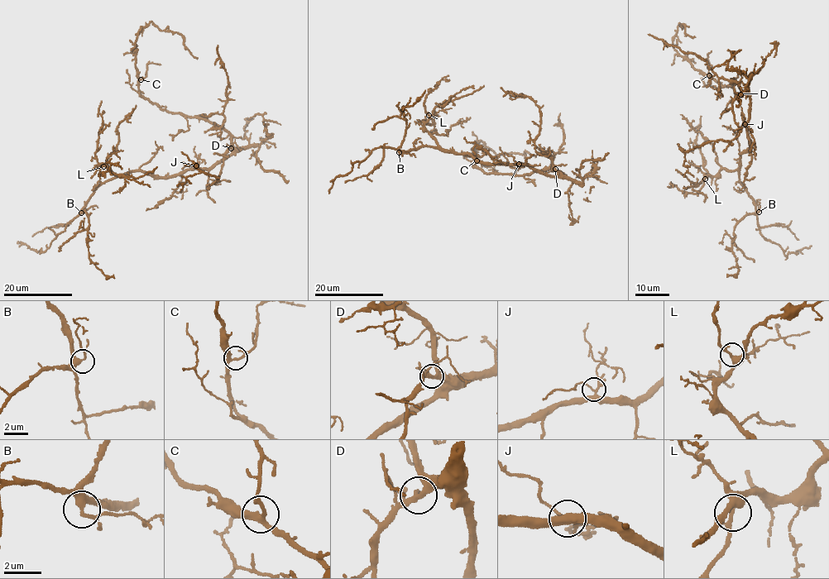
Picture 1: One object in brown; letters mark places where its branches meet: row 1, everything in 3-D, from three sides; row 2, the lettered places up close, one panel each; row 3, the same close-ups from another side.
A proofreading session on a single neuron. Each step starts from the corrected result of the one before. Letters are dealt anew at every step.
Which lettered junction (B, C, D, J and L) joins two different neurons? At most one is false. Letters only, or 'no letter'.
no letter

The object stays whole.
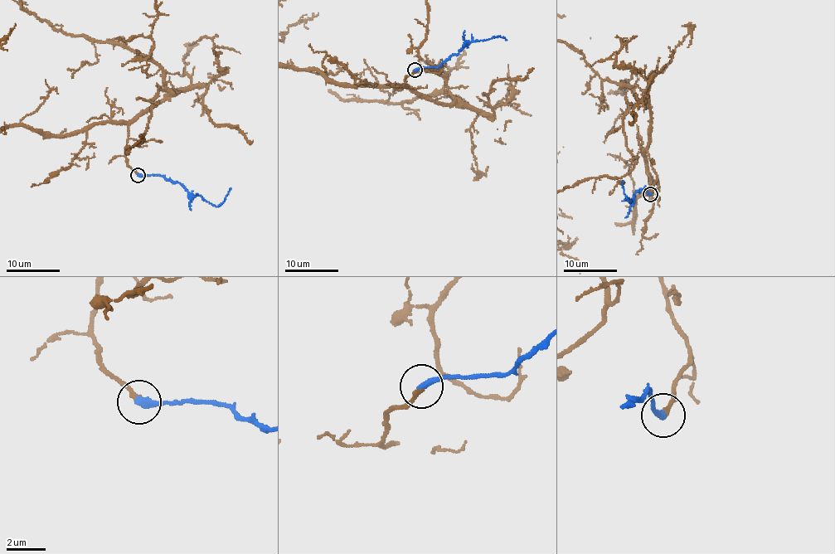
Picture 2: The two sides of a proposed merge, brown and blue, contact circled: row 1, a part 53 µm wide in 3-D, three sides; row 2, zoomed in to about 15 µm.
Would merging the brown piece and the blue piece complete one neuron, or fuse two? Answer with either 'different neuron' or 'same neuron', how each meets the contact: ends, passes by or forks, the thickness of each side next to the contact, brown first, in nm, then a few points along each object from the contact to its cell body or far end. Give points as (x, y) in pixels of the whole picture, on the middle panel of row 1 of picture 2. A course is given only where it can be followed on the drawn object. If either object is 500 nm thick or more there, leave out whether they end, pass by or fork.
same neuron; brown ends there; blue ends there; 240 nm thick on the brown side, 360 nm on the other; blue runs (415, 70), (439, 66), (470, 41), (498, 36), (507, 40)

